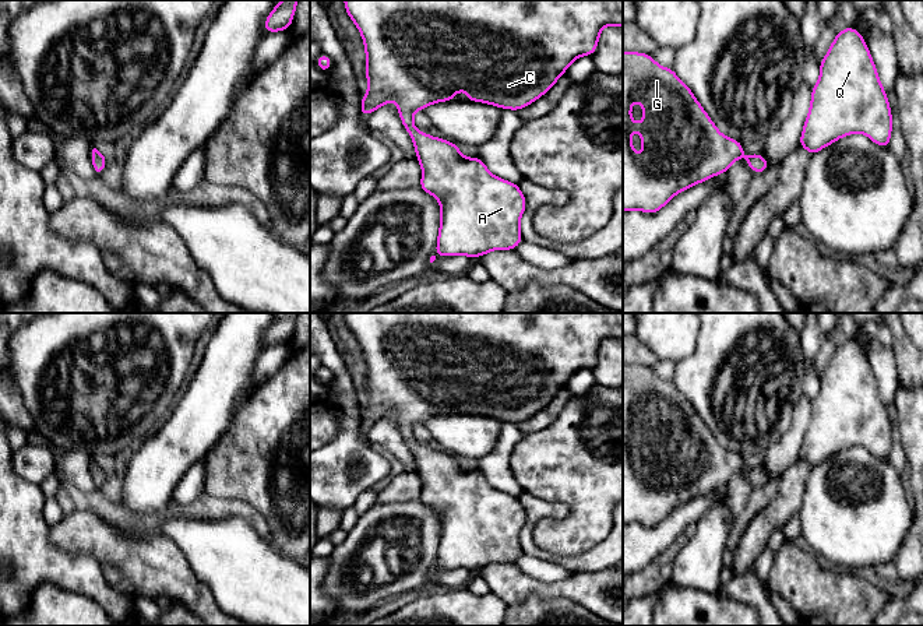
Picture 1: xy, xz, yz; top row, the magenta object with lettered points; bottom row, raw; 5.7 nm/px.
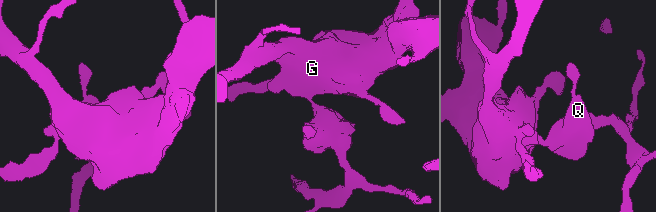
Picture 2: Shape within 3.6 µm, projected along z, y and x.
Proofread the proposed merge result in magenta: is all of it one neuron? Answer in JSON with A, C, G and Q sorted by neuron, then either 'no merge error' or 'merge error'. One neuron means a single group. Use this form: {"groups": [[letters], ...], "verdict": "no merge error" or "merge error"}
{"groups": [["A", "C", "G", "Q"]], "verdict": "no merge error"}

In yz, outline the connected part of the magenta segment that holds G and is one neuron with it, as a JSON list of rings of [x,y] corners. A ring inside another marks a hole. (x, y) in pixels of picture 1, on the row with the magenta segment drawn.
[[[623,52],[623,211],[640,210],[645,214],[655,214],[677,193],[707,182],[712,176],[726,173],[739,158],[747,162],[754,175],[772,168],[765,156],[757,152],[744,156],[743,143],[723,136],[716,129],[693,91],[676,75],[673,67],[659,66],[652,54]],[[634,98],[644,108],[642,123],[631,122],[631,102]],[[633,130],[641,131],[644,151],[640,158],[634,155],[634,147],[630,141]]]

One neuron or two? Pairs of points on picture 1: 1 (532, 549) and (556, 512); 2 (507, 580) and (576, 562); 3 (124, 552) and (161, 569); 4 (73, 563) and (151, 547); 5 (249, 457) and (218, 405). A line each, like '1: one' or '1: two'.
1: one
2: two
3: one
4: two
5: two

